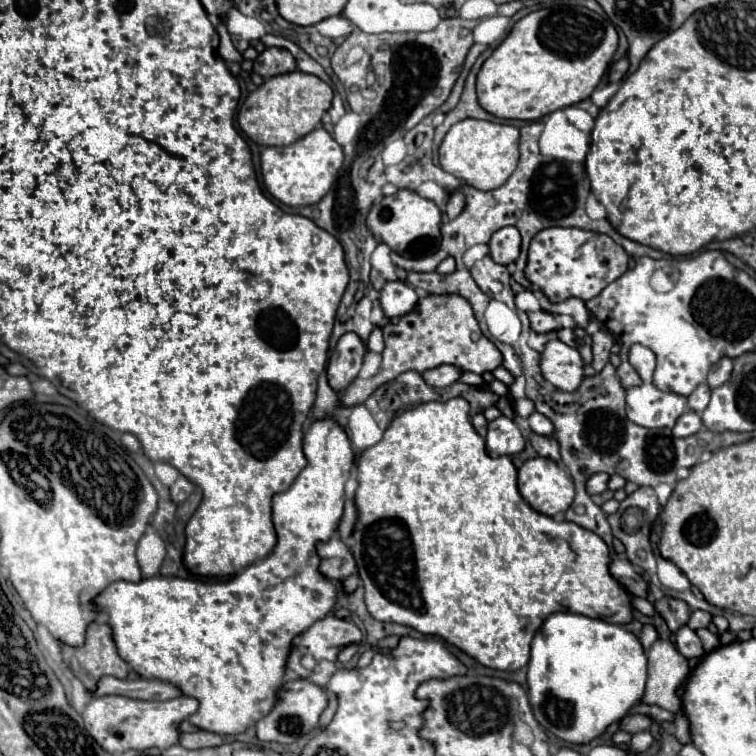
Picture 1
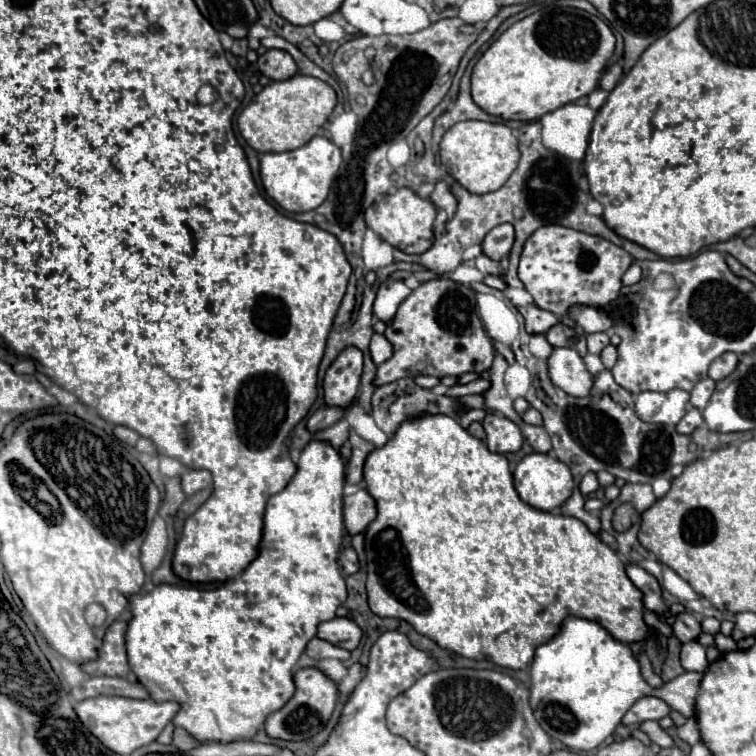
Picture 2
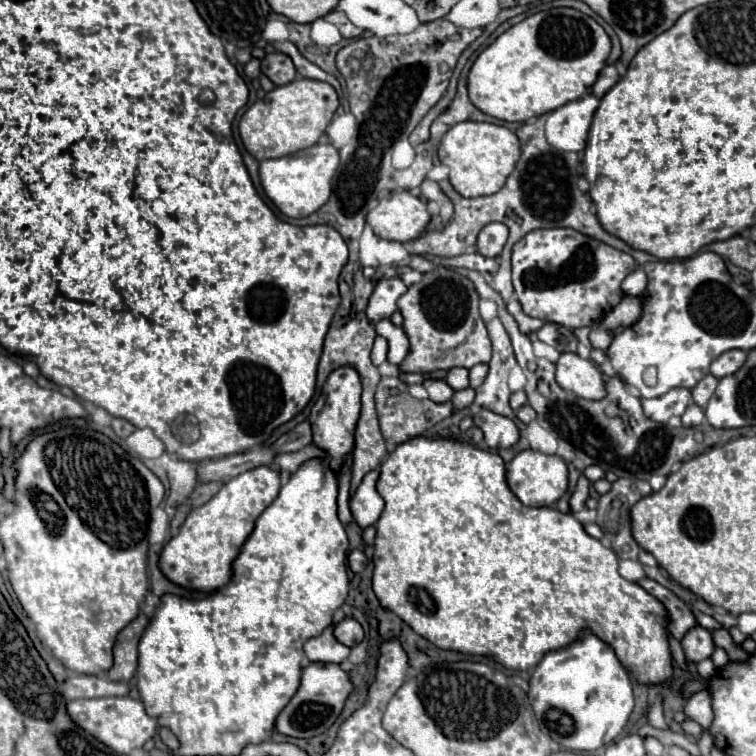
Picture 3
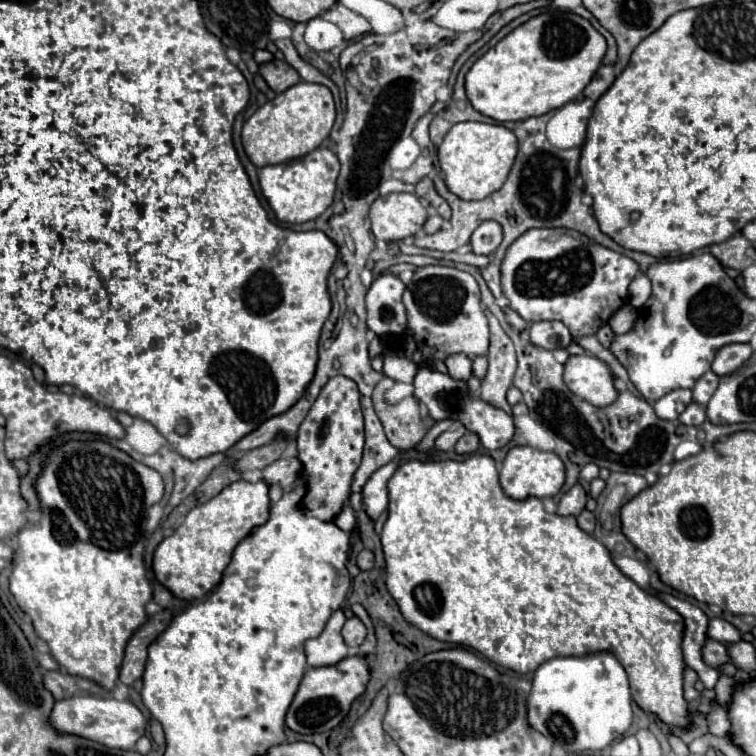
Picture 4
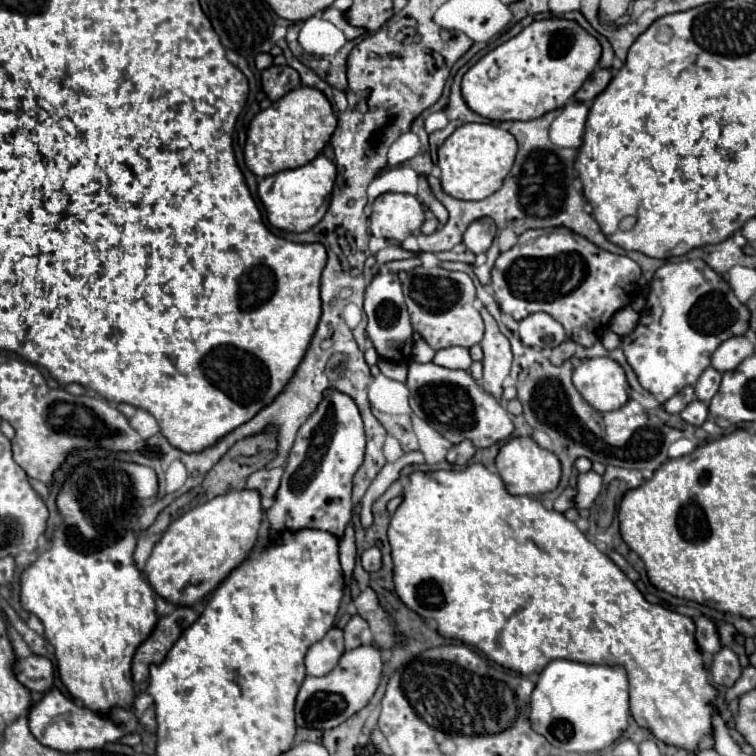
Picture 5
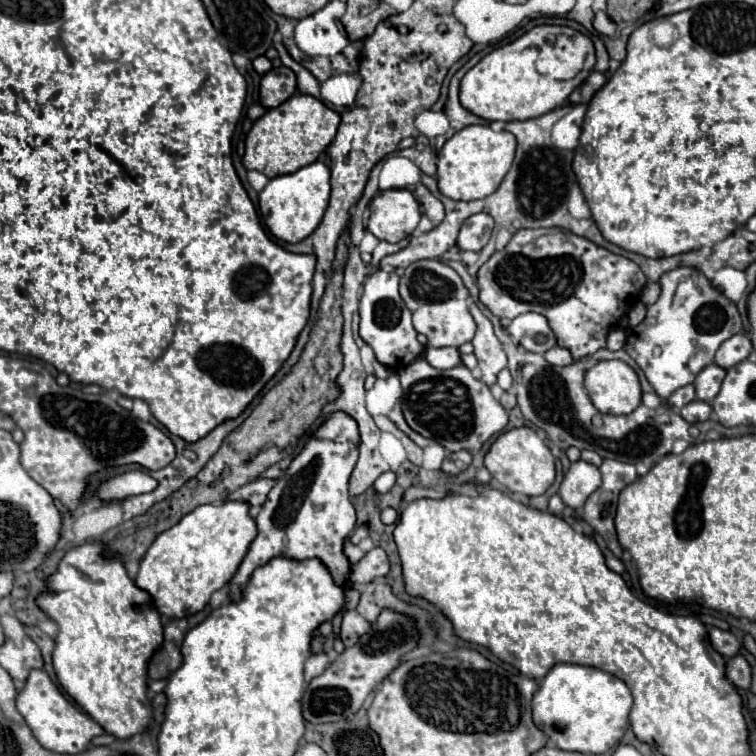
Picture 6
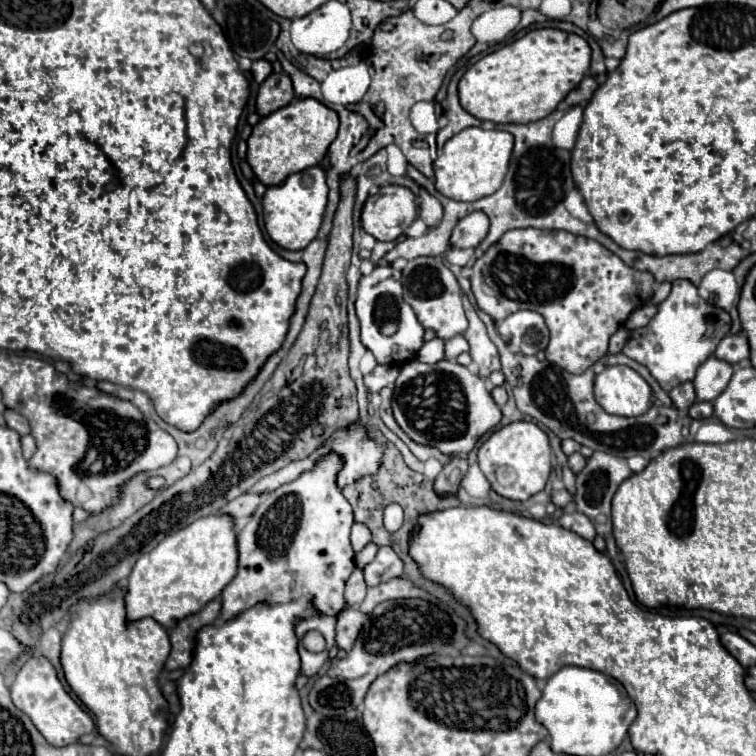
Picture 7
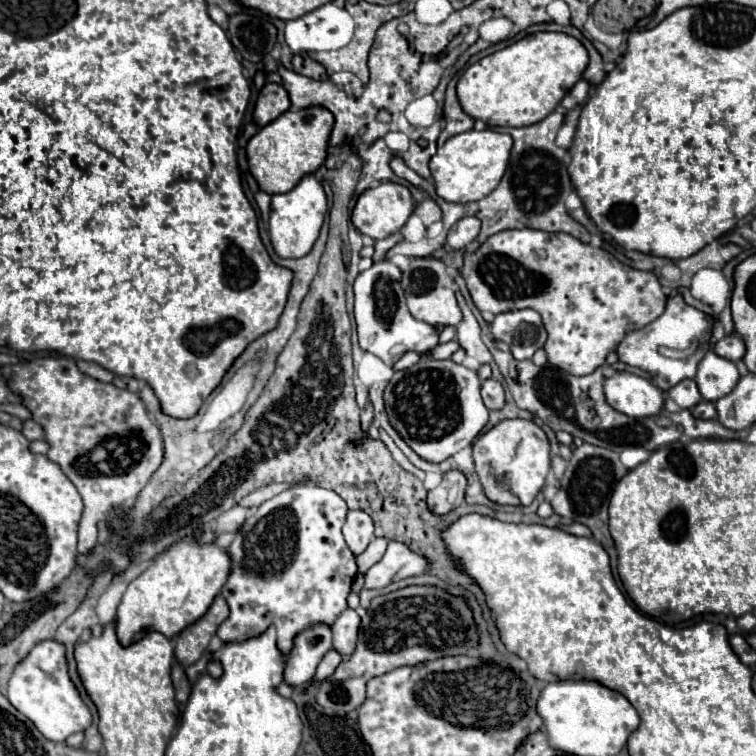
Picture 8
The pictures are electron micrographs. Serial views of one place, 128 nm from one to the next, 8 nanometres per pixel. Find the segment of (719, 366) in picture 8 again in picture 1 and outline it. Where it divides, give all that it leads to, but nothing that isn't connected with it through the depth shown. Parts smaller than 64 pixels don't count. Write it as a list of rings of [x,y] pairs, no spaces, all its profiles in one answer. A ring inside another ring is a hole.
[[[700,384],[690,396],[688,396],[688,408],[694,412],[702,412],[710,402],[710,388],[708,384]]]

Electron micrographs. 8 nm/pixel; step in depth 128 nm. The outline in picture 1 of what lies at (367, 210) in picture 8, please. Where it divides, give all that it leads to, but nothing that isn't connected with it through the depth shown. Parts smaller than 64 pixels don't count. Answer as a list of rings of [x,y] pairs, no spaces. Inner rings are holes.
[[[398,190],[392,196],[386,196],[382,202],[374,204],[366,216],[366,226],[378,242],[388,244],[394,252],[406,258],[422,258],[434,254],[440,246],[440,208],[412,190]]]

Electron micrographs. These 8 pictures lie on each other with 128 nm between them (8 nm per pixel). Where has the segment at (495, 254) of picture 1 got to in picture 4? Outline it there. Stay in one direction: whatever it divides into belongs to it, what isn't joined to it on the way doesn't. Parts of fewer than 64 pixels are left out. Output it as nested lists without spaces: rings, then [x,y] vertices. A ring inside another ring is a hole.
[[[484,220],[472,234],[470,246],[474,254],[492,254],[502,242],[502,226],[494,220]]]

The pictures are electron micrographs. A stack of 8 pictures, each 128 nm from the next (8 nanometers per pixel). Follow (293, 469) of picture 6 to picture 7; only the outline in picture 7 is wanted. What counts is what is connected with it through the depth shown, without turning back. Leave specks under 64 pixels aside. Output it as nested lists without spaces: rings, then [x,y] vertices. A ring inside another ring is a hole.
[[[336,456],[322,458],[312,472],[306,472],[294,482],[262,496],[262,502],[252,514],[250,522],[238,534],[238,574],[222,590],[222,620],[240,616],[244,608],[252,608],[252,604],[258,604],[260,600],[284,604],[288,600],[296,600],[296,596],[302,596],[304,592],[312,592],[312,600],[316,600],[316,612],[322,616],[336,616],[346,606],[344,586],[354,570],[354,550],[350,546],[350,526],[354,516],[348,500],[336,486],[338,466],[340,464]]]

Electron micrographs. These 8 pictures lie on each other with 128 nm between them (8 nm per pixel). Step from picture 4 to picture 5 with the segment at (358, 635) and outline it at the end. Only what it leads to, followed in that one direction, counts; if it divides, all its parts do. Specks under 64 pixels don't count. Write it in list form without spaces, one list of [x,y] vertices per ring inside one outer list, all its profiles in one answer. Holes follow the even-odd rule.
[[[352,616],[350,622],[344,628],[344,642],[346,642],[346,650],[352,650],[356,646],[360,646],[360,632],[366,628],[366,620],[360,616]]]

